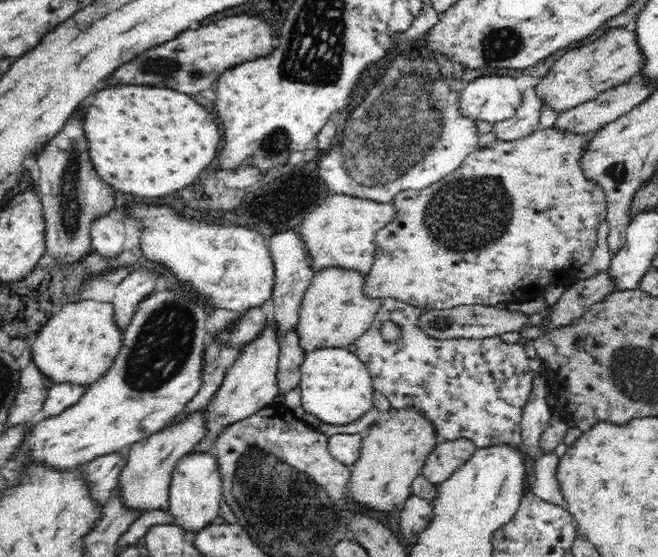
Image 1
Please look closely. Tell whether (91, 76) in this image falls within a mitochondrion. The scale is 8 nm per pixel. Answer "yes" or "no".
no

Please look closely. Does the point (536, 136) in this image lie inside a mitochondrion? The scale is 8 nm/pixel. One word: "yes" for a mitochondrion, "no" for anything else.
no

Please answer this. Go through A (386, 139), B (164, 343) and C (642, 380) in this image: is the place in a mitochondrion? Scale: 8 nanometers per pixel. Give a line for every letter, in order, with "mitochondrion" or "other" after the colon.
A: mitochondrion
B: mitochondrion
C: mitochondrion

